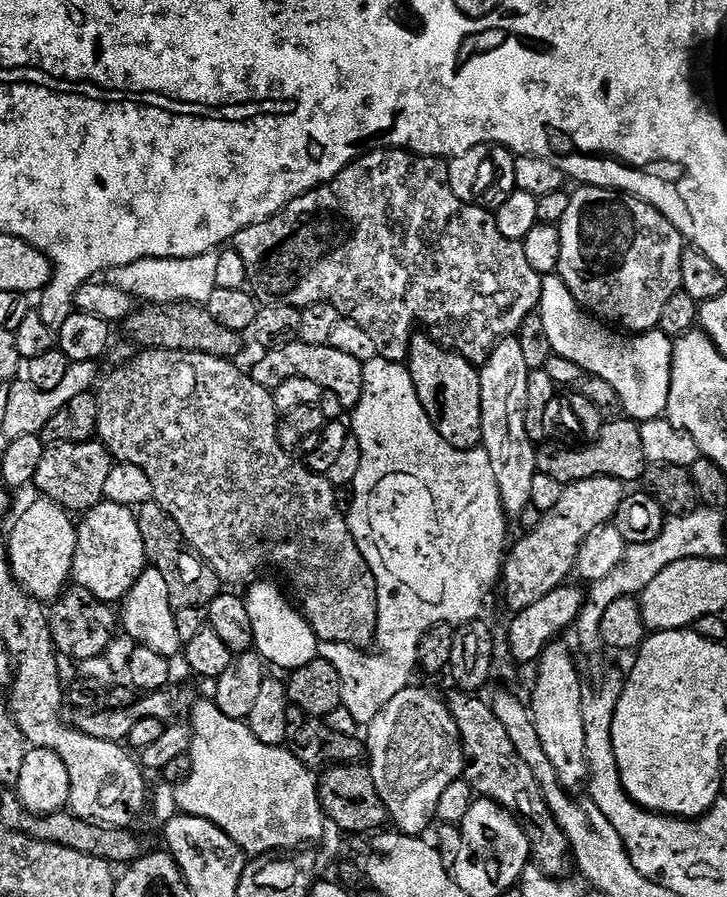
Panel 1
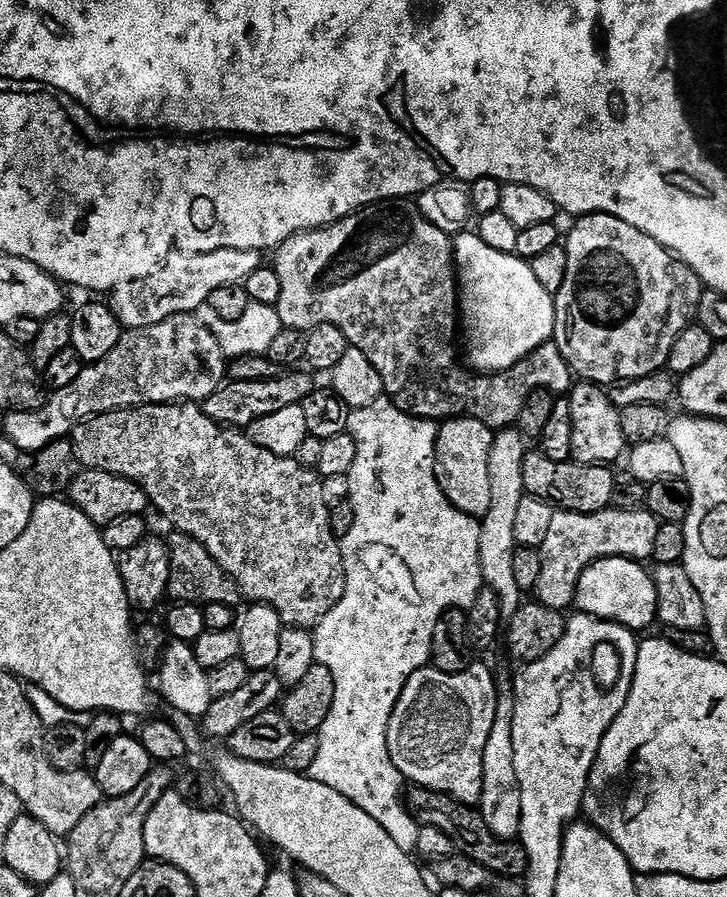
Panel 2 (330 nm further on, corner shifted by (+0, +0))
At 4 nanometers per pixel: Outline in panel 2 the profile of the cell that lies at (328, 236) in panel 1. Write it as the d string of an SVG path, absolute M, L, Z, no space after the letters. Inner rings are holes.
M385 202L361 208L354 215L328 224L325 228L312 228L308 232L299 232L286 238L286 242L282 242L279 248L275 249L274 256L276 256L274 267L278 274L278 286L282 286L282 294L278 294L278 302L275 307L277 314L280 315L281 325L284 328L293 328L295 332L305 334L314 326L322 326L323 324L338 326L338 330L342 330L342 334L346 334L349 345L362 350L362 354L366 354L366 358L370 358L374 370L378 370L378 374L382 374L384 396L396 404L398 410L402 410L406 414L421 416L423 420L437 422L450 420L454 416L469 416L482 422L490 429L508 430L517 423L519 415L522 414L522 406L525 405L530 394L536 390L544 390L553 394L567 394L572 390L574 383L572 367L568 365L566 358L562 358L562 350L558 350L555 342L538 346L538 350L534 350L529 356L522 358L513 368L505 372L477 374L465 367L458 355L458 285L454 271L454 240L442 230L438 230L438 226L430 223L420 213L419 207L415 203Z

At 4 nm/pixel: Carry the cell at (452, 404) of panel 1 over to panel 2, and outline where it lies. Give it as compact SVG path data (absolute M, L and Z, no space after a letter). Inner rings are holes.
M454 416L439 425L436 434L436 477L449 502L467 516L483 518L486 510L490 510L490 446L493 439L493 429L469 416Z

